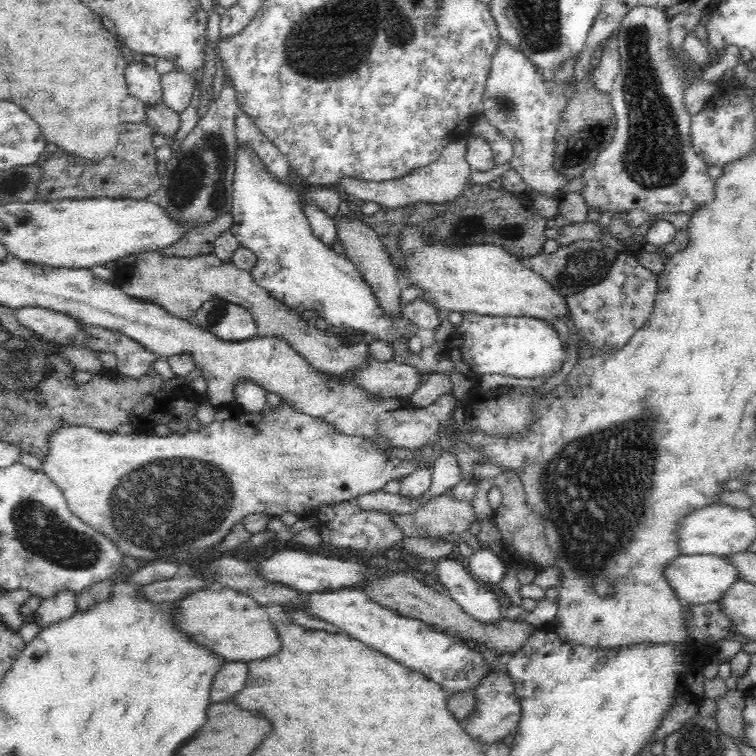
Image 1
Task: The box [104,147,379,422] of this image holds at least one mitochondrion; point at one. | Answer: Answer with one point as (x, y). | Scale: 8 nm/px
(217, 311)

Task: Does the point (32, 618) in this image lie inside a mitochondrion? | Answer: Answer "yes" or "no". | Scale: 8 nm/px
no

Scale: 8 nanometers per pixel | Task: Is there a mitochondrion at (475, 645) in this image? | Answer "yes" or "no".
no

